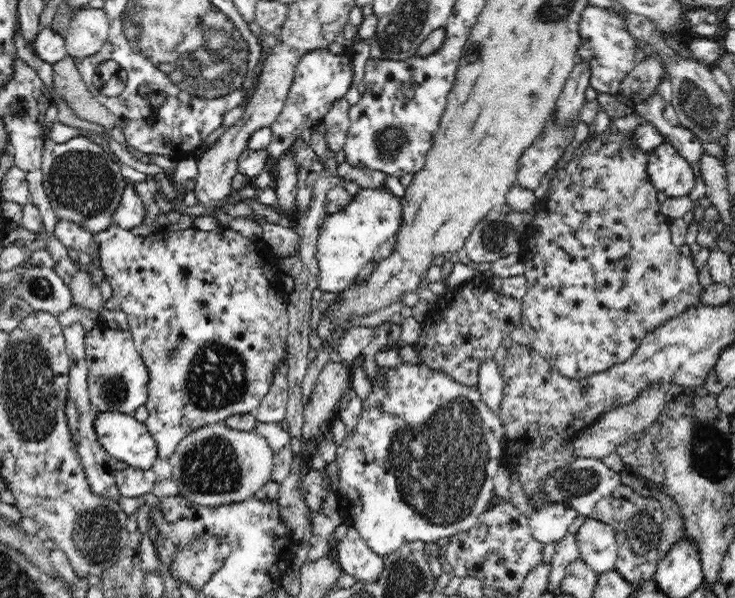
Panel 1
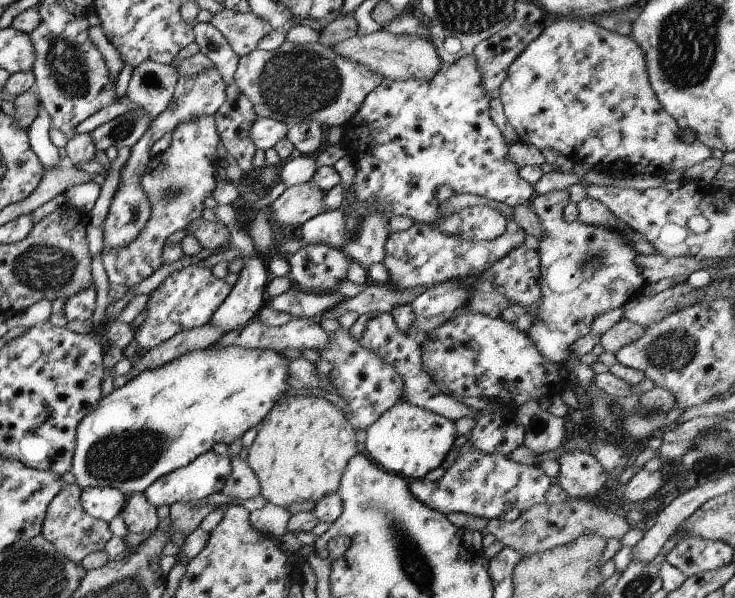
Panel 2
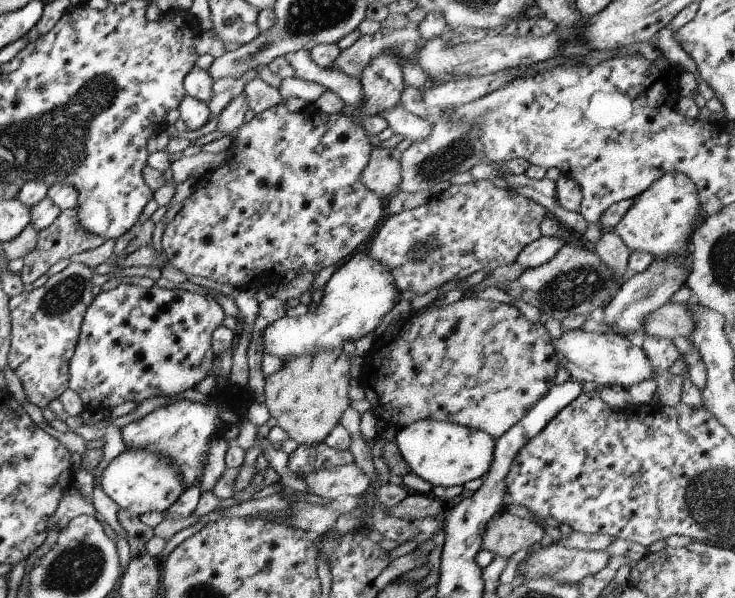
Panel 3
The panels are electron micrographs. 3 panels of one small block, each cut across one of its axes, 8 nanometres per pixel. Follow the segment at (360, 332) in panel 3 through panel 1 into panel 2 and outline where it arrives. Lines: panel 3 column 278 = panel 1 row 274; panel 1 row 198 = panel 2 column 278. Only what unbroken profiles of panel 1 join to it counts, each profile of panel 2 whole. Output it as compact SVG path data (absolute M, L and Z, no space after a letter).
M209 345L201 350L187 351L181 353L177 358L162 364L161 366L142 370L134 377L131 377L123 386L113 389L105 397L101 397L95 408L88 412L78 423L75 429L75 440L70 472L75 478L75 484L80 488L89 487L113 487L119 490L128 498L133 493L142 493L152 482L160 476L165 476L179 467L187 466L200 454L211 451L213 444L223 442L229 445L233 440L241 438L249 428L255 428L263 420L263 417L271 410L276 400L283 398L290 386L287 384L287 369L289 359L273 349L246 349L239 345Z

